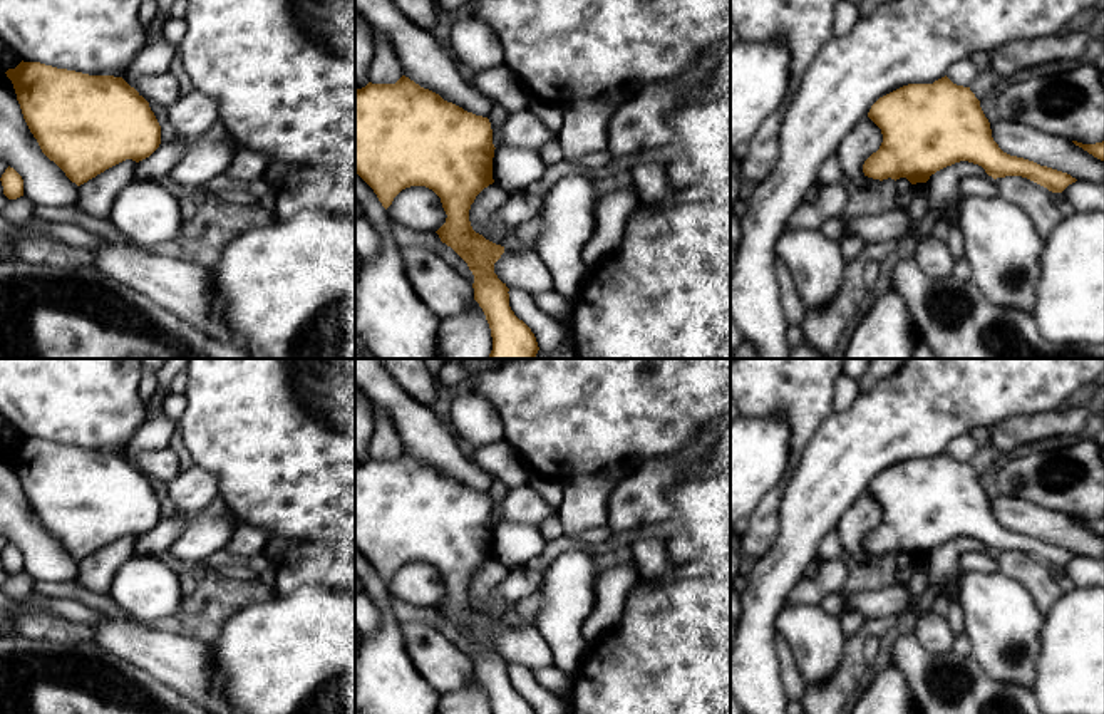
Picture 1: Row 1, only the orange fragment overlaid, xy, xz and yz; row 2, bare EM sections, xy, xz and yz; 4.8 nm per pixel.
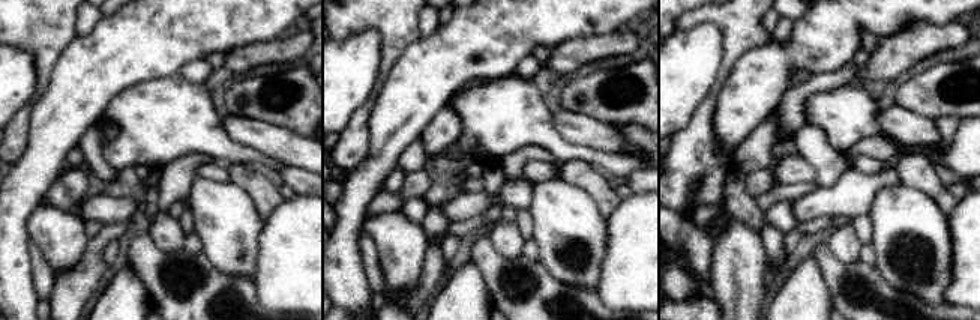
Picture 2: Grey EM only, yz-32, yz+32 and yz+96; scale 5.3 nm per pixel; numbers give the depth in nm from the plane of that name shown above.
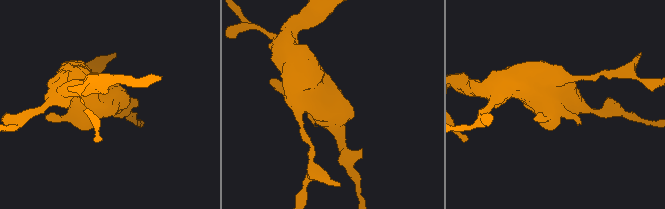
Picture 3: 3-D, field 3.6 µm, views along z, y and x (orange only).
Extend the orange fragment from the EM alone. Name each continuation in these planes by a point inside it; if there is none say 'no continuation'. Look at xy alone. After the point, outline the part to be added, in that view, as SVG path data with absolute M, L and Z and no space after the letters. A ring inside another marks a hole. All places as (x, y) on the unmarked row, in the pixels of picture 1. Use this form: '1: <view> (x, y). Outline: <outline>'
no continuation

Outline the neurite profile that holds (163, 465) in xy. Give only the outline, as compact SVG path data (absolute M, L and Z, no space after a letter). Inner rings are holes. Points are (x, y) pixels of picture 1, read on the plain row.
M157 449L157 451L142 451L137 454L134 464L142 471L147 478L156 478L163 483L169 483L181 473L181 466L174 451Z

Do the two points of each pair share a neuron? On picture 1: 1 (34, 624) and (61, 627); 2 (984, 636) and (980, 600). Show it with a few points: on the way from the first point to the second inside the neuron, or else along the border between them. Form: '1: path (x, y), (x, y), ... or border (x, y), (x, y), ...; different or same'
1: path (41, 626), (54, 627); same
2: path (984, 627), (984, 609); same

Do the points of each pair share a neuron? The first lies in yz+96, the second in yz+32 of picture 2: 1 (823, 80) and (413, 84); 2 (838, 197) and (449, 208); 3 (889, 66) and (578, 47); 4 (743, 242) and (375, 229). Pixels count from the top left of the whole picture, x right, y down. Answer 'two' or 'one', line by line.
1: two
2: one
3: one
4: one

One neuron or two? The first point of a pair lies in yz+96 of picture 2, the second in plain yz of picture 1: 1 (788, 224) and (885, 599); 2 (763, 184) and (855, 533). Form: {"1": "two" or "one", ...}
{"1": "two", "2": "two"}

